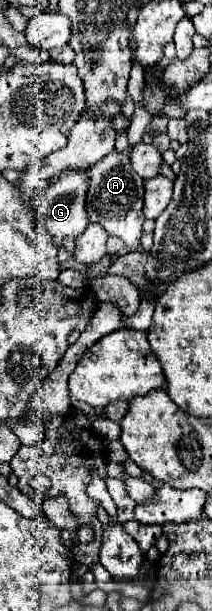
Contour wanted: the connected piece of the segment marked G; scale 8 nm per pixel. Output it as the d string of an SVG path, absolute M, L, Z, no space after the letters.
M68 172L56 178L44 194L40 194L34 202L34 220L38 226L42 226L50 236L52 244L56 248L62 246L64 238L76 240L88 226L88 214L86 214L86 188L88 178L84 172Z

